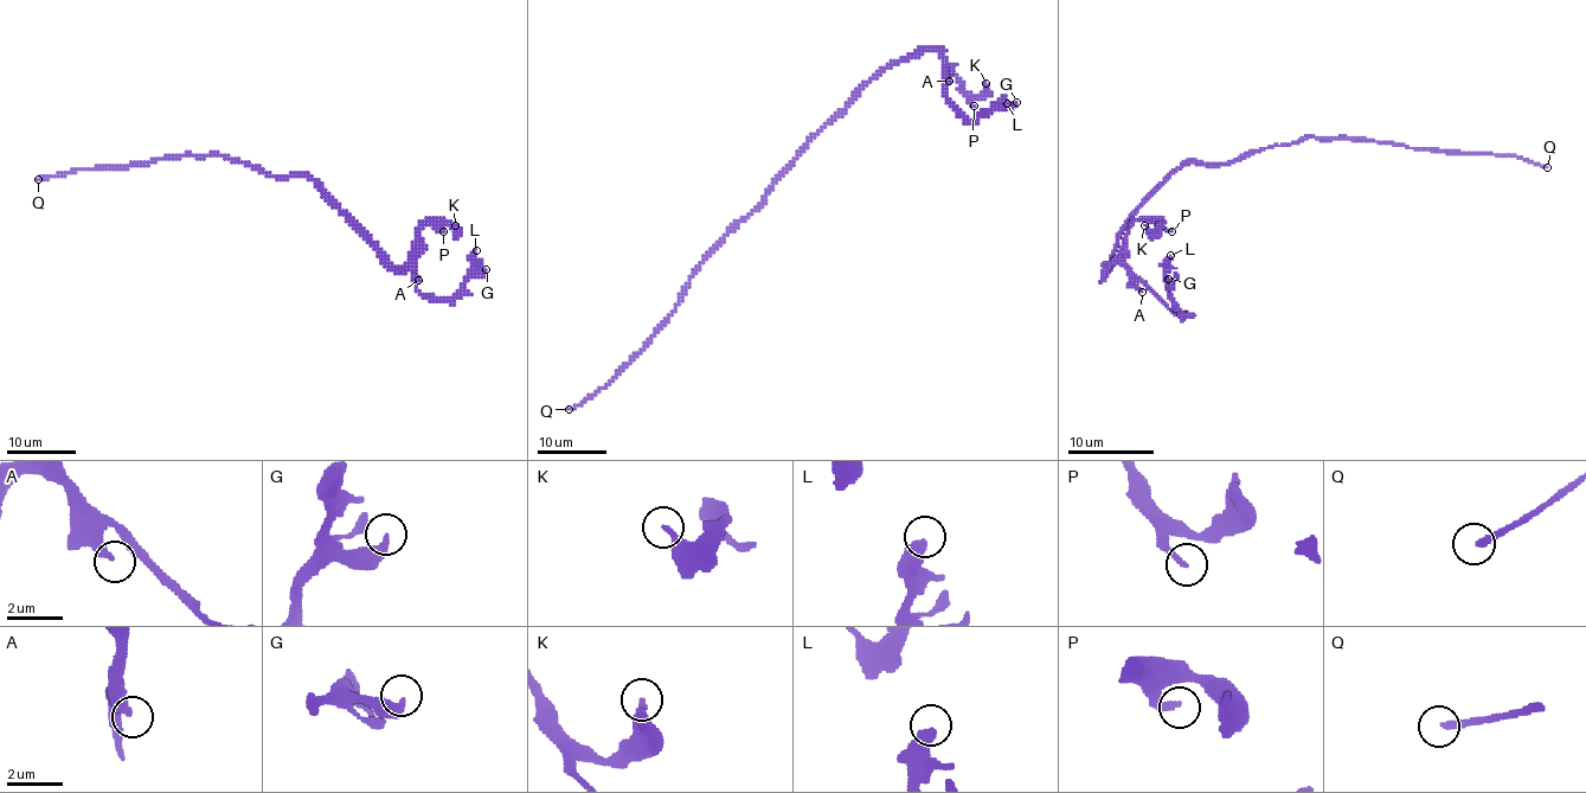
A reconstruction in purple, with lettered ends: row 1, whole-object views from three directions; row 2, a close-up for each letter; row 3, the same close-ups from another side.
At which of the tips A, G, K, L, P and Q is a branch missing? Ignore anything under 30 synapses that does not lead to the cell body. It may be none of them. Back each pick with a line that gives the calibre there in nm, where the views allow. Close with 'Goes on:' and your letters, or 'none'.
Q: 200 nm thick
Goes on: Q

